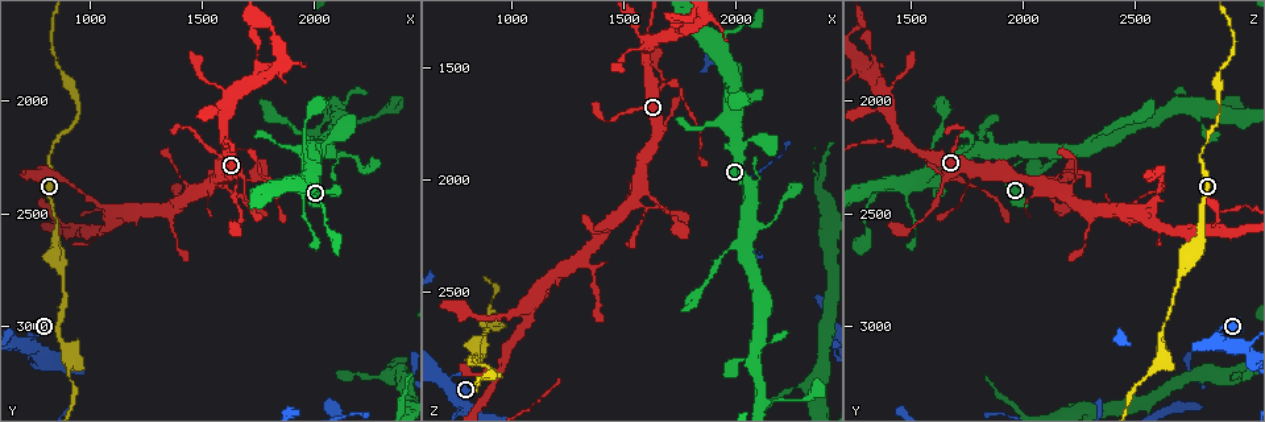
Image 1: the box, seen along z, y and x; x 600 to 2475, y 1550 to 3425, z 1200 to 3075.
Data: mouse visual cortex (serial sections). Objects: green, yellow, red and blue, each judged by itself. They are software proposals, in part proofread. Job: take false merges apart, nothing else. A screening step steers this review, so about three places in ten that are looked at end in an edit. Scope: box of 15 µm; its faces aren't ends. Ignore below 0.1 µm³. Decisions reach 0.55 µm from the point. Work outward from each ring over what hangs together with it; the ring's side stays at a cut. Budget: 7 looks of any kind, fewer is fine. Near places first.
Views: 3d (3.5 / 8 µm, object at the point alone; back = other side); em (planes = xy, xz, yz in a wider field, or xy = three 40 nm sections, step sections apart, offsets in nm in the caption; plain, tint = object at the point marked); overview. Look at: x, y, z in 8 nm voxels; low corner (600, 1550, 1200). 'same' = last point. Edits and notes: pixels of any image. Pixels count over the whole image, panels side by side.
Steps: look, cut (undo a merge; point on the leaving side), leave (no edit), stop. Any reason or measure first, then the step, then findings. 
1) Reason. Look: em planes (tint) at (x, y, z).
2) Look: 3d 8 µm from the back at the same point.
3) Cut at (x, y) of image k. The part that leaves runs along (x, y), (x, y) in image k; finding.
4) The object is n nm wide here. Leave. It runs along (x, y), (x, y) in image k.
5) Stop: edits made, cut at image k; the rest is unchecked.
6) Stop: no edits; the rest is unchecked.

Small branch off a trunk. Look: 3d 3.5 µm at (2020, 2270, 1890).

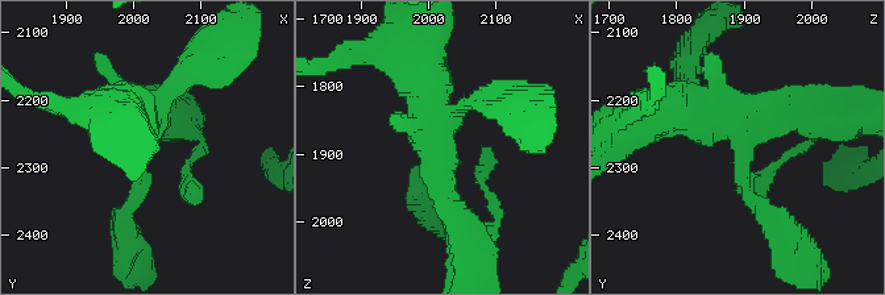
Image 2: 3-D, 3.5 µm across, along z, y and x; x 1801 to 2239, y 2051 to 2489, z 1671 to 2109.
4 arms meet here; the arms are 150, 200, 300, 500 nm wide; now the EM. Look: em xy step 1 (tint) at (2010, 2260, 1895).

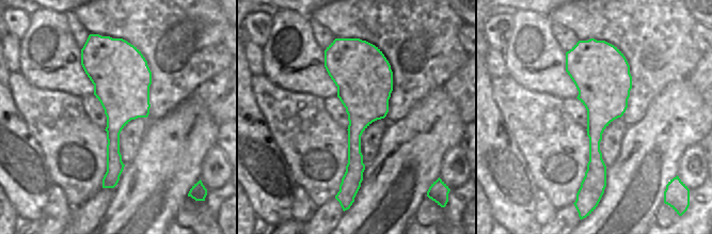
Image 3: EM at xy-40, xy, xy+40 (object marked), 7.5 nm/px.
Leave. It runs along (123, 217), (146, 116), (166, 116) in image 2; continuous, no second cell.

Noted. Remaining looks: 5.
Three arms meet. Look: 3d 3.5 µm at (1670, 2220, 1580).

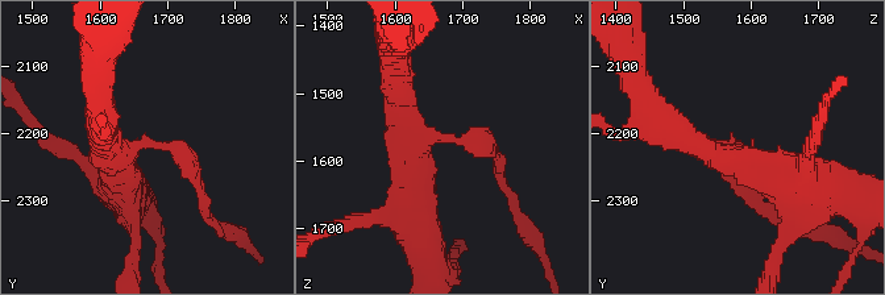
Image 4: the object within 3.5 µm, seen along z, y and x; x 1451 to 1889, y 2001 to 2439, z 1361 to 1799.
3 arms meet here; the arms are 150, 300, 450 nm wide. Look: em xy step 1 (plain) at (1675, 2220, 1570).

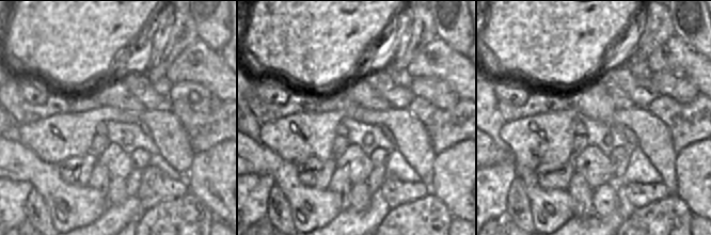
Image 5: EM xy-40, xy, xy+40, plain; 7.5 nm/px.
With the object marked. Look: em xy step 1 (tint) at the same point.

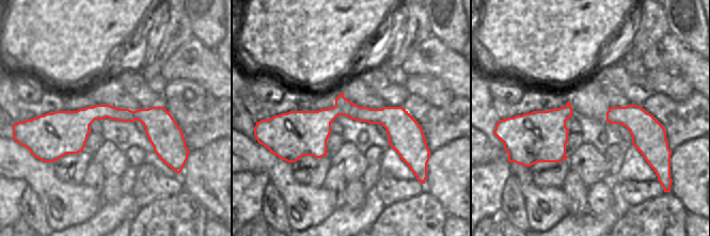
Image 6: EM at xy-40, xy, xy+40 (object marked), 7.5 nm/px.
Leave. It runs along (120, 174), (132, 146), (171, 146), (204, 199) in image 4; all the same cell.

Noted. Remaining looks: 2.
Branch point. Look: 3d 3.5 µm at (1110, 2520, 2530).

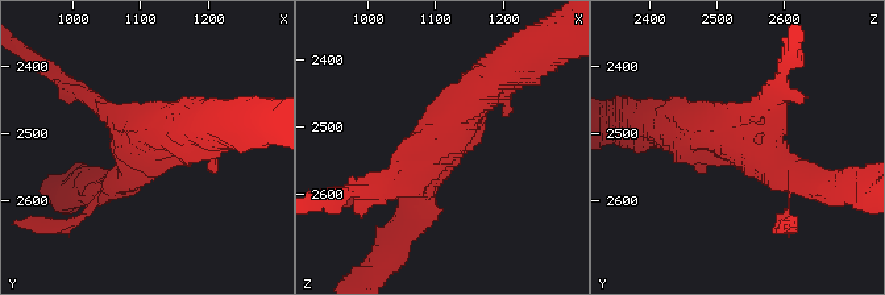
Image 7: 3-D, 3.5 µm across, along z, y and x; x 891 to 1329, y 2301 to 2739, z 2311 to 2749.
Look: em planes (tint) at (1105, 2510, 2530).

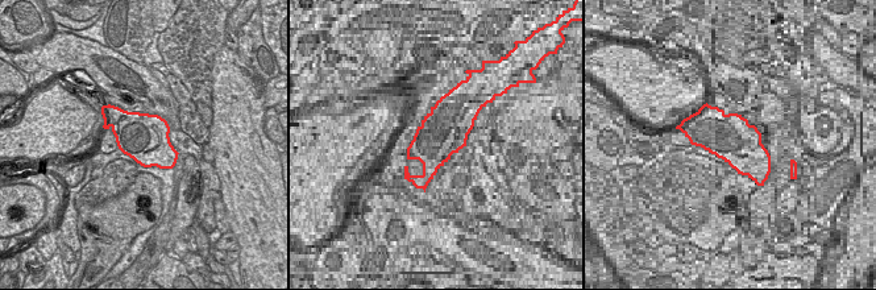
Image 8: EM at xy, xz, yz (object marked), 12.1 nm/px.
The arms are 200, 300, 500 nm wide. Leave. All the same cell.

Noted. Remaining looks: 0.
Stop: no edits; the rest is unchecked.

